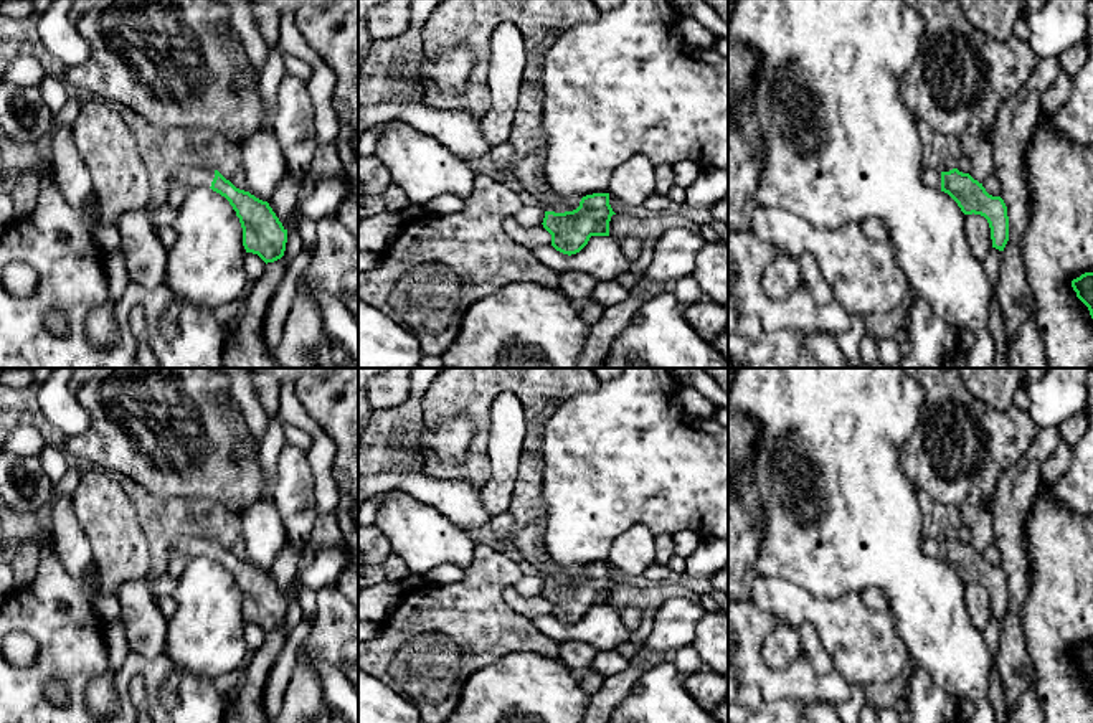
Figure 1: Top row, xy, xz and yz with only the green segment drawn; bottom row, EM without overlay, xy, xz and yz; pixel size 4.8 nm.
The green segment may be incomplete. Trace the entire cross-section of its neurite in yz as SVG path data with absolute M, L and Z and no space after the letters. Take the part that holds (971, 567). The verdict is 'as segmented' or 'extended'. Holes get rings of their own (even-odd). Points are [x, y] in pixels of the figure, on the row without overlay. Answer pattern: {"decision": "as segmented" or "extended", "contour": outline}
{"decision": "extended", "contour": "M925 536L921 548L928 558L948 563L964 584L984 586L991 598L992 617L1004 621L1009 611L1009 586L1001 566L989 565L982 553L958 538L938 541Z"}

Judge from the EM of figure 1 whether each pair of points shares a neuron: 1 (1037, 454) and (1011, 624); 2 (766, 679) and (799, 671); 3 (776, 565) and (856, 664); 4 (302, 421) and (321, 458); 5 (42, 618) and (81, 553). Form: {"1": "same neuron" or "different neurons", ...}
{"1": "same neuron", "2": "same neuron", "3": "different neurons", "4": "same neuron", "5": "different neurons"}

